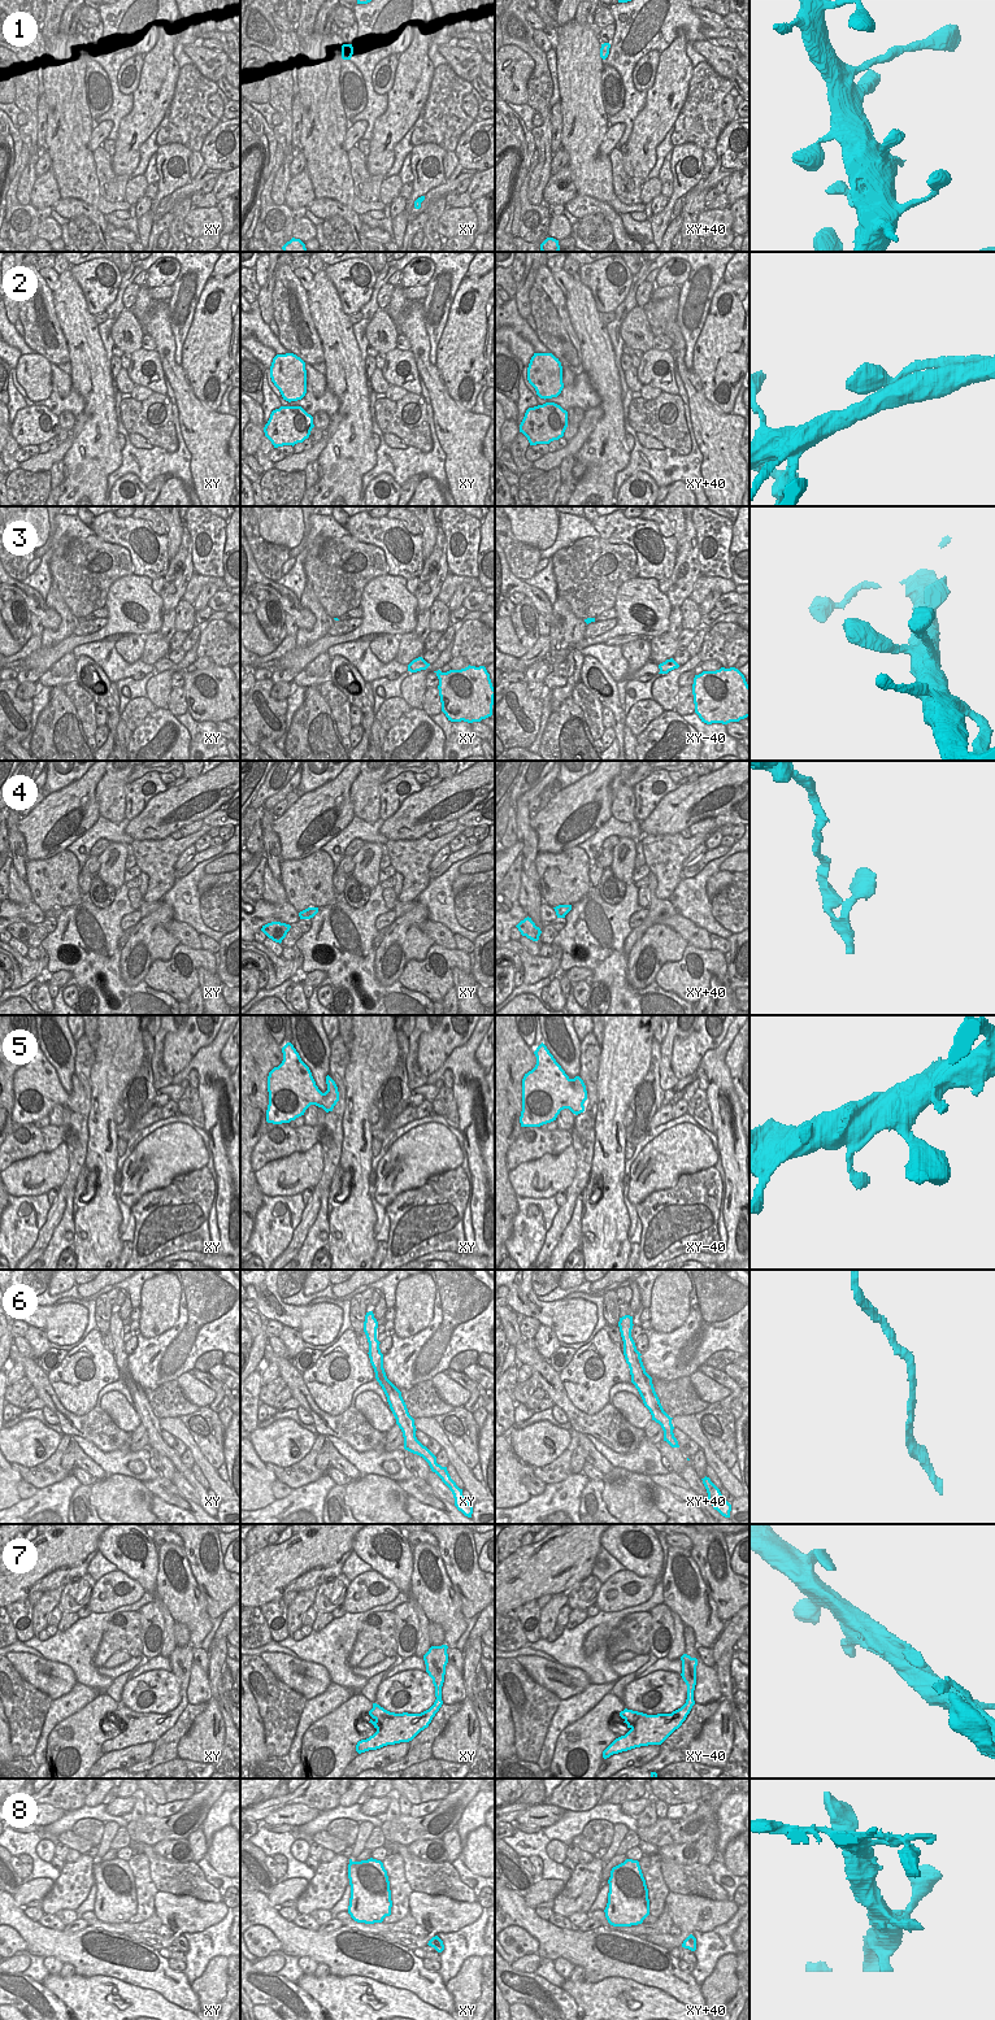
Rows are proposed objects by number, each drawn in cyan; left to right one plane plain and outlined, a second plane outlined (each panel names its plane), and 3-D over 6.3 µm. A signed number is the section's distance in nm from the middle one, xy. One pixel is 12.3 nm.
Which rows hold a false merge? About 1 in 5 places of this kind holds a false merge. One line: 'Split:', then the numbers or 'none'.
Split: none

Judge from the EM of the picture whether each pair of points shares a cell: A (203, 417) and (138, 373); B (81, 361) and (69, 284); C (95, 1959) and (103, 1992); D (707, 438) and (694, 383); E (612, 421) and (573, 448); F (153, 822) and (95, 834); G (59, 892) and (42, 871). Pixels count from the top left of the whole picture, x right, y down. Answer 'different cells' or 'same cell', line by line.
A: different cells
B: same cell
C: different cells
D: same cell
E: different cells
F: different cells
G: same cell

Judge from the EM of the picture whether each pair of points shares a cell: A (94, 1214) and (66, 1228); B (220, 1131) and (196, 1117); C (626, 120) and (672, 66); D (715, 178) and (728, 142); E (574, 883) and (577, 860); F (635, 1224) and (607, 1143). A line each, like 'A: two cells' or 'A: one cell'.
A: two cells
B: two cells
C: two cells
D: one cell
E: one cell
F: two cells

